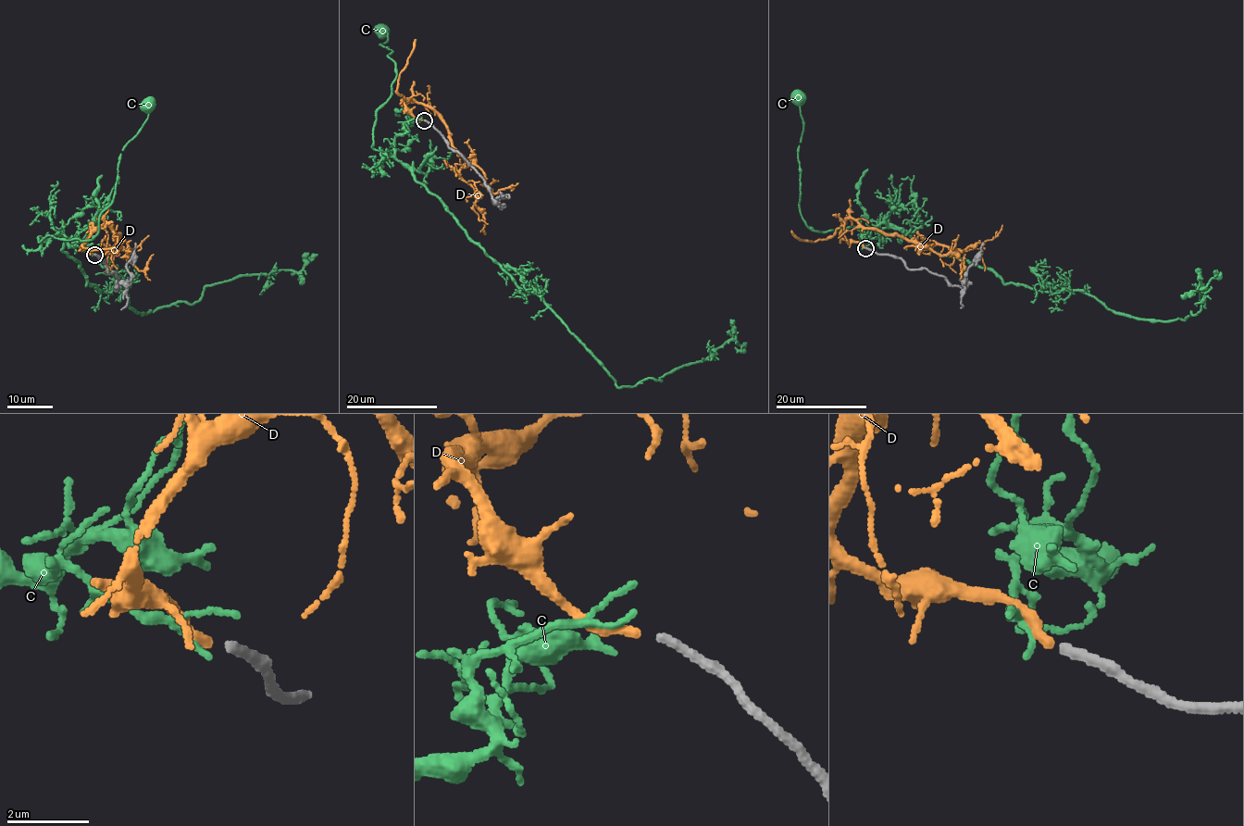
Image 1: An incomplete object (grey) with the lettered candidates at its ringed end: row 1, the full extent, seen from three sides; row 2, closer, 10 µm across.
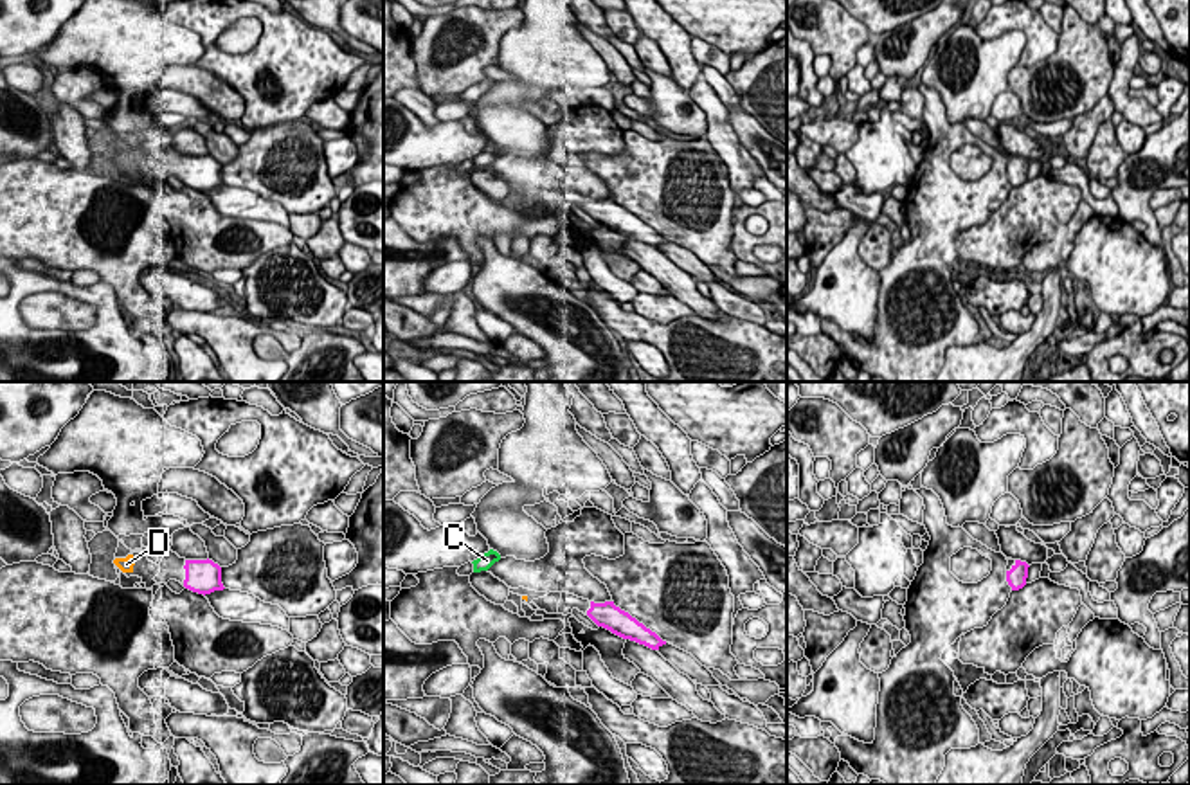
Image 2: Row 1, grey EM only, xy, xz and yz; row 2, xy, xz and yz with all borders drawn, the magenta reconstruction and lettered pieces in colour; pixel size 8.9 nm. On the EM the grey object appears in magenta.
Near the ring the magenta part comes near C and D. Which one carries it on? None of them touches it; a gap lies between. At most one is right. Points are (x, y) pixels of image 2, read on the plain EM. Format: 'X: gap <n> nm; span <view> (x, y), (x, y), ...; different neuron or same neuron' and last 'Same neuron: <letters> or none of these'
C: gap 900 nm; span xz (591, 198), (499, 155); different neuron
D: gap 440 nm; span xy (184, 162), (134, 161); same neuron
Same neuron: D

